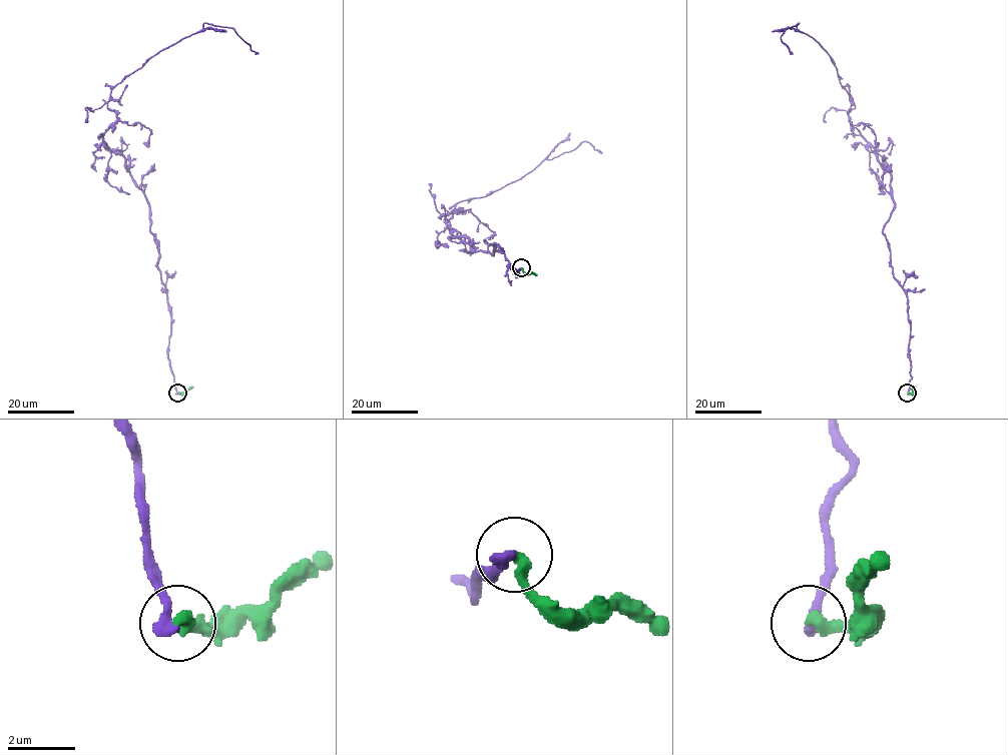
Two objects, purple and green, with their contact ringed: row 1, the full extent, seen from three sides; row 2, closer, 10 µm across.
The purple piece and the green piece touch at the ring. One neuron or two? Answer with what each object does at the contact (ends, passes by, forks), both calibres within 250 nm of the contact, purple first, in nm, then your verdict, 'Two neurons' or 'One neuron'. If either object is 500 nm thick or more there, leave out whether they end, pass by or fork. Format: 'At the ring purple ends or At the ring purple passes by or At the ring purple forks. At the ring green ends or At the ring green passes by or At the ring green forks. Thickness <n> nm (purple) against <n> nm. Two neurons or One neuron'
At the ring purple ends. At the ring green ends. Thickness 360 nm (purple) against 380 nm. One neuron

